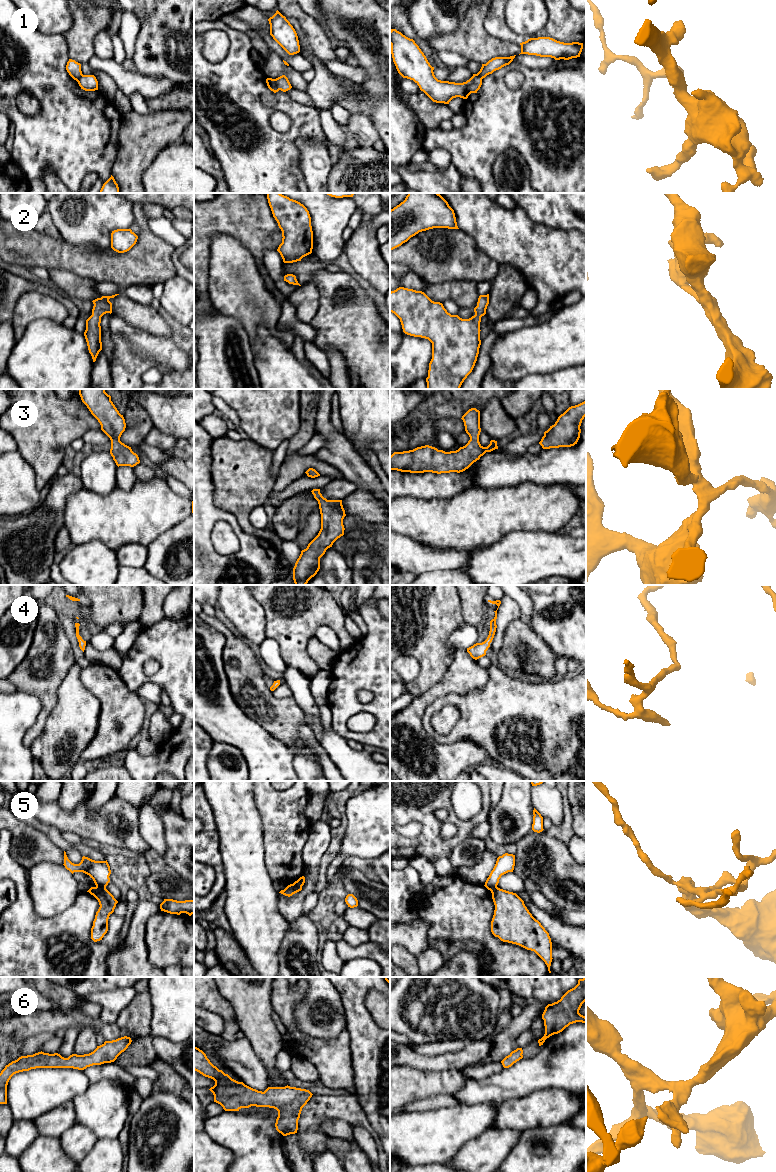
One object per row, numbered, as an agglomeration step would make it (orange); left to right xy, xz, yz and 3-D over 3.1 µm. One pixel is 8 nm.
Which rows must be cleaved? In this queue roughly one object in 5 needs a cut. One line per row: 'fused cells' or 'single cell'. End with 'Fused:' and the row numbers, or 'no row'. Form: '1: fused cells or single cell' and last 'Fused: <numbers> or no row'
1: fused cells
2: single cell
3: single cell
4: single cell
5: fused cells
6: single cell
Fused: 1, 5

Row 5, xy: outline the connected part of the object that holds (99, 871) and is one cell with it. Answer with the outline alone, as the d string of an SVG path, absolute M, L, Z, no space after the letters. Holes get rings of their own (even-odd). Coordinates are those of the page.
M64 851L64 864L65 868L69 870L72 874L74 872L83 872L89 875L96 887L106 888L108 883L110 882L110 866L106 861L95 861L88 857L83 856L82 860L79 864L72 863Z

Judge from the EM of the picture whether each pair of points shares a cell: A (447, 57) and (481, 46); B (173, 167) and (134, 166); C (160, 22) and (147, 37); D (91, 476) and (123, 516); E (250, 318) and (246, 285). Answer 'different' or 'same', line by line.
A: different
B: different
C: same
D: different
E: same

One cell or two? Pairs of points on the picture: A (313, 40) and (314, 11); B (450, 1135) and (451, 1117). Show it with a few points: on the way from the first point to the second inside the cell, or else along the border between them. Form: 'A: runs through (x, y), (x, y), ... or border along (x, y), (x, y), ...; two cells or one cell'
A: border along (302, 10), (321, 25); two cells
B: runs through (450, 1131), (451, 1121); one cell

